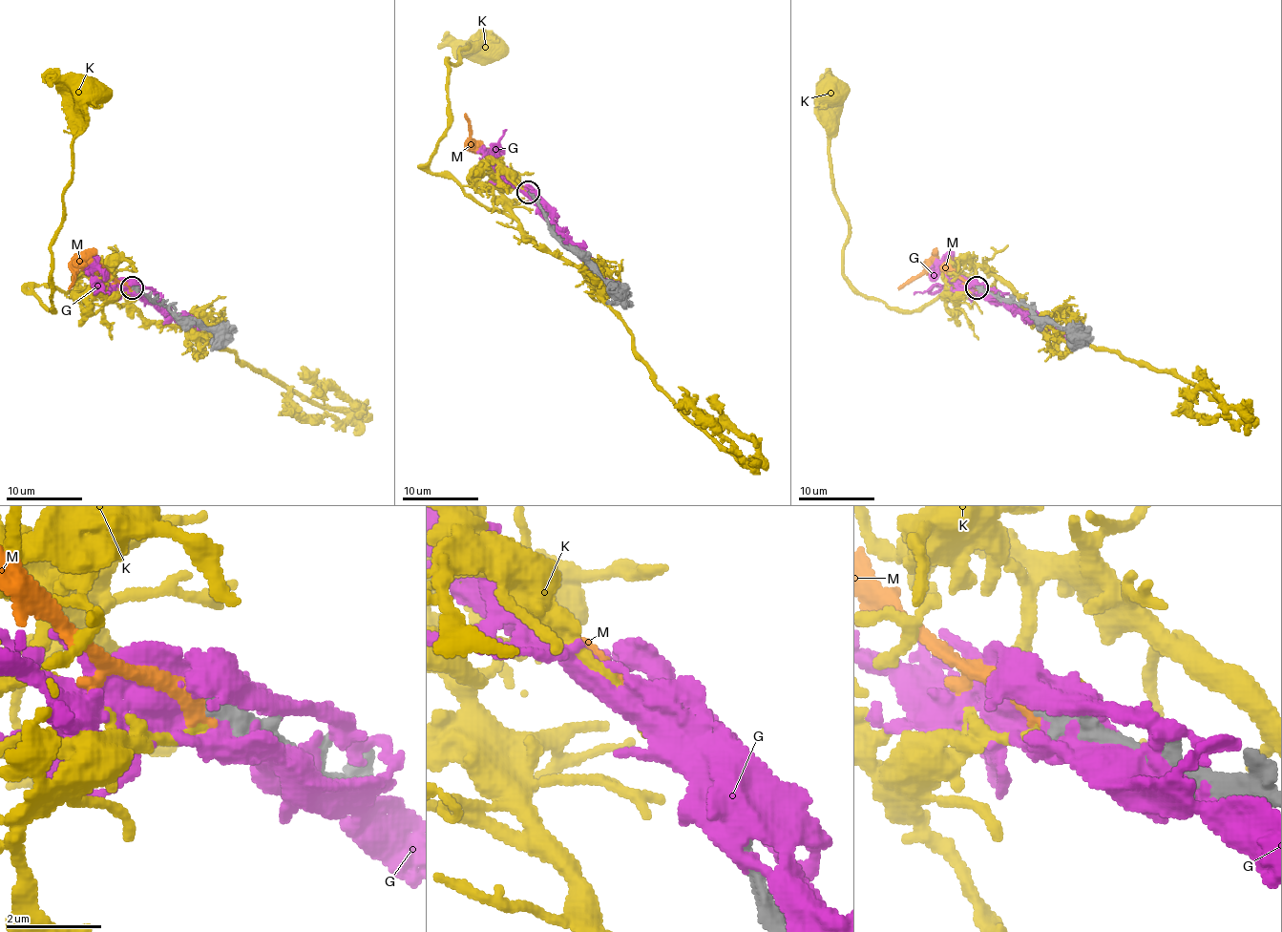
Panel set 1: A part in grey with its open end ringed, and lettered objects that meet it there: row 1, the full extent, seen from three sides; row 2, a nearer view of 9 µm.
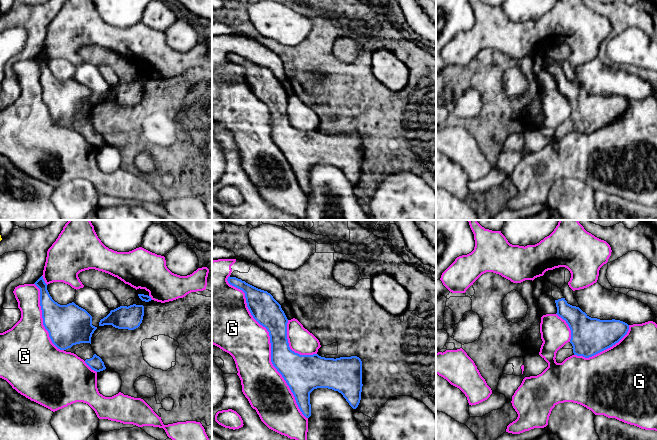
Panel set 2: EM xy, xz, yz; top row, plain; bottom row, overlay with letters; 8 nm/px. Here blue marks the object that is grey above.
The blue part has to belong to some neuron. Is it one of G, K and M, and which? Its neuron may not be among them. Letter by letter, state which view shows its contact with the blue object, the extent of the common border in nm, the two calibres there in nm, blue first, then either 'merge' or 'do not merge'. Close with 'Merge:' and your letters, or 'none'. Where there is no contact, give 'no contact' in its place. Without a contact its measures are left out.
G: meets blue in xz; contact 1300 nm long; 220 nm thick on the blue side, 340 nm on the other; do not merge
K: no contact; do not merge
M: no contact; merge
Merge: M

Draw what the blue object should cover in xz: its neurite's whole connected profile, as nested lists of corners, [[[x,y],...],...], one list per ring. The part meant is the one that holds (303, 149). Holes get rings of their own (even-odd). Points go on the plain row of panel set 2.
[[[229,52],[227,57],[245,69],[251,91],[269,108],[271,138],[286,157],[306,194],[311,192],[310,169],[317,164],[338,167],[353,185],[358,183],[363,162],[359,133],[334,135],[295,129],[287,115],[288,95],[273,72],[236,53]]]

